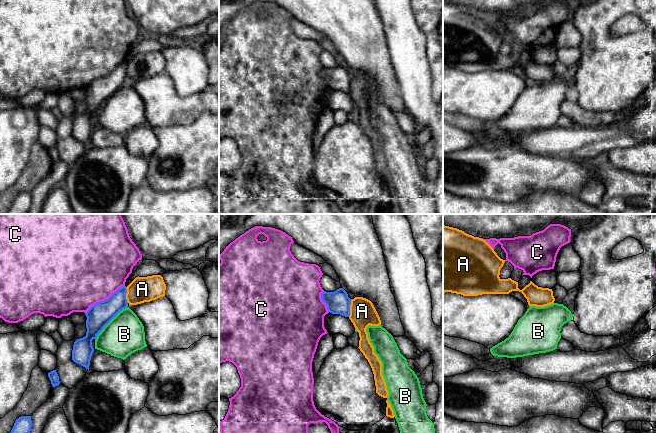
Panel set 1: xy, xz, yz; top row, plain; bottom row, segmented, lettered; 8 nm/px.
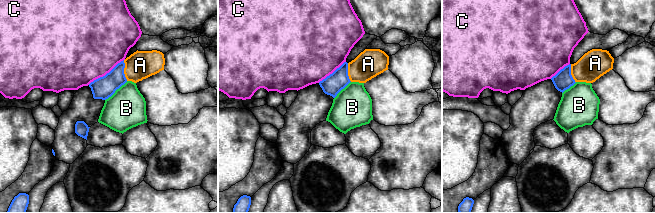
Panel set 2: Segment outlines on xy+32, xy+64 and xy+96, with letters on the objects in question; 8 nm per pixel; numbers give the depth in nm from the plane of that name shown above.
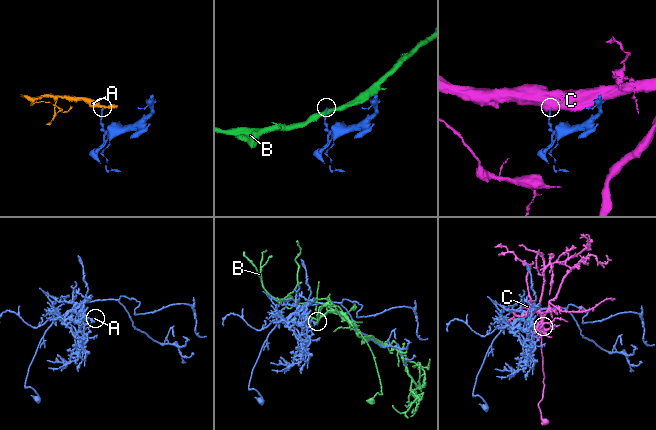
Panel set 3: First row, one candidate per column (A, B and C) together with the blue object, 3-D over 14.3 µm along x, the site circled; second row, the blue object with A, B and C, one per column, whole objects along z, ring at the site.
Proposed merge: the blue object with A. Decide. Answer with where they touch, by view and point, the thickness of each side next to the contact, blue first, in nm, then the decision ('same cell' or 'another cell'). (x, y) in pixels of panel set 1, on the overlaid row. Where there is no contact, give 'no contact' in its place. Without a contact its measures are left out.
contact xz (349, 308); calibres 190 and 200 nm; another cell

